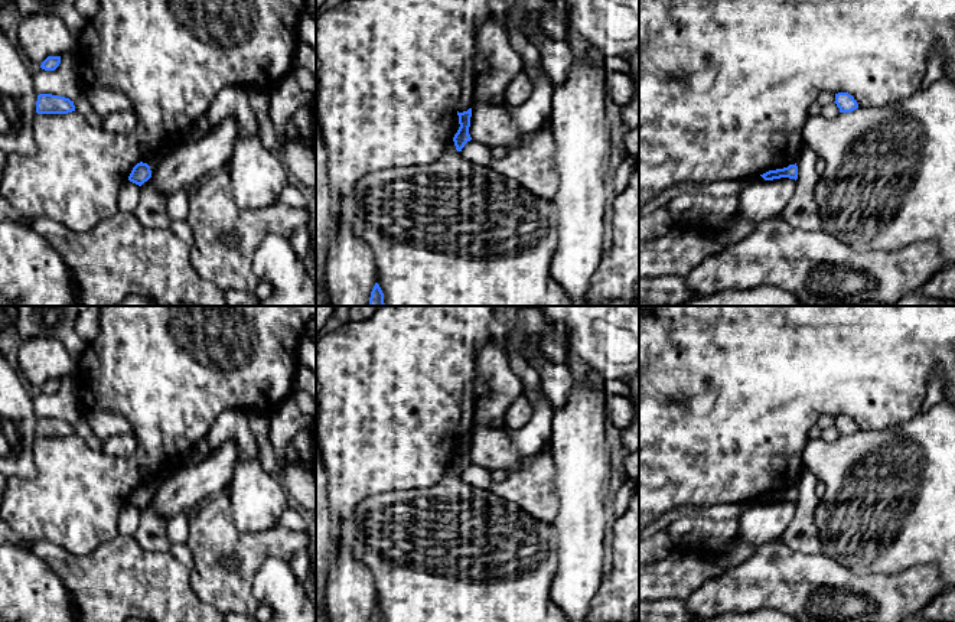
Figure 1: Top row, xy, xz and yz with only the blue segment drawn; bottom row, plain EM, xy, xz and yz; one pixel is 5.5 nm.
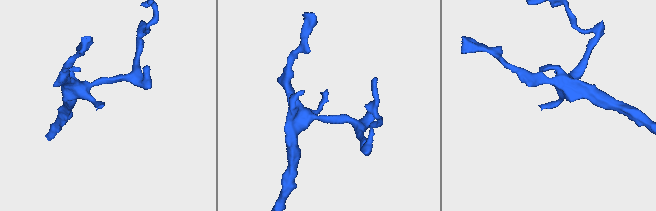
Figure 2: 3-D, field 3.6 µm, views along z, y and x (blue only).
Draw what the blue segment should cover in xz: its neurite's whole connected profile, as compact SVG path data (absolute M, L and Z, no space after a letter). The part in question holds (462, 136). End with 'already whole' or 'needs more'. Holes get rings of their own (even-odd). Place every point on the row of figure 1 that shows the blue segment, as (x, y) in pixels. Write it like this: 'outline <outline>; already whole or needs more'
outline M469 108L467 111L463 111L463 113L457 111L457 115L459 115L460 127L453 137L453 141L454 141L456 150L462 152L465 144L472 140L472 137L469 134L472 108Z; already whole

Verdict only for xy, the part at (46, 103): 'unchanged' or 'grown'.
unchanged

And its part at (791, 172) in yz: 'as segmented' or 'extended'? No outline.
as segmented

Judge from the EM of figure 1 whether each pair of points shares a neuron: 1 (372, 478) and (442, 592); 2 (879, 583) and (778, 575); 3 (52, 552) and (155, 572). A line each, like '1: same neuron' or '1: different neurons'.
1: different neurons
2: same neuron
3: same neuron

